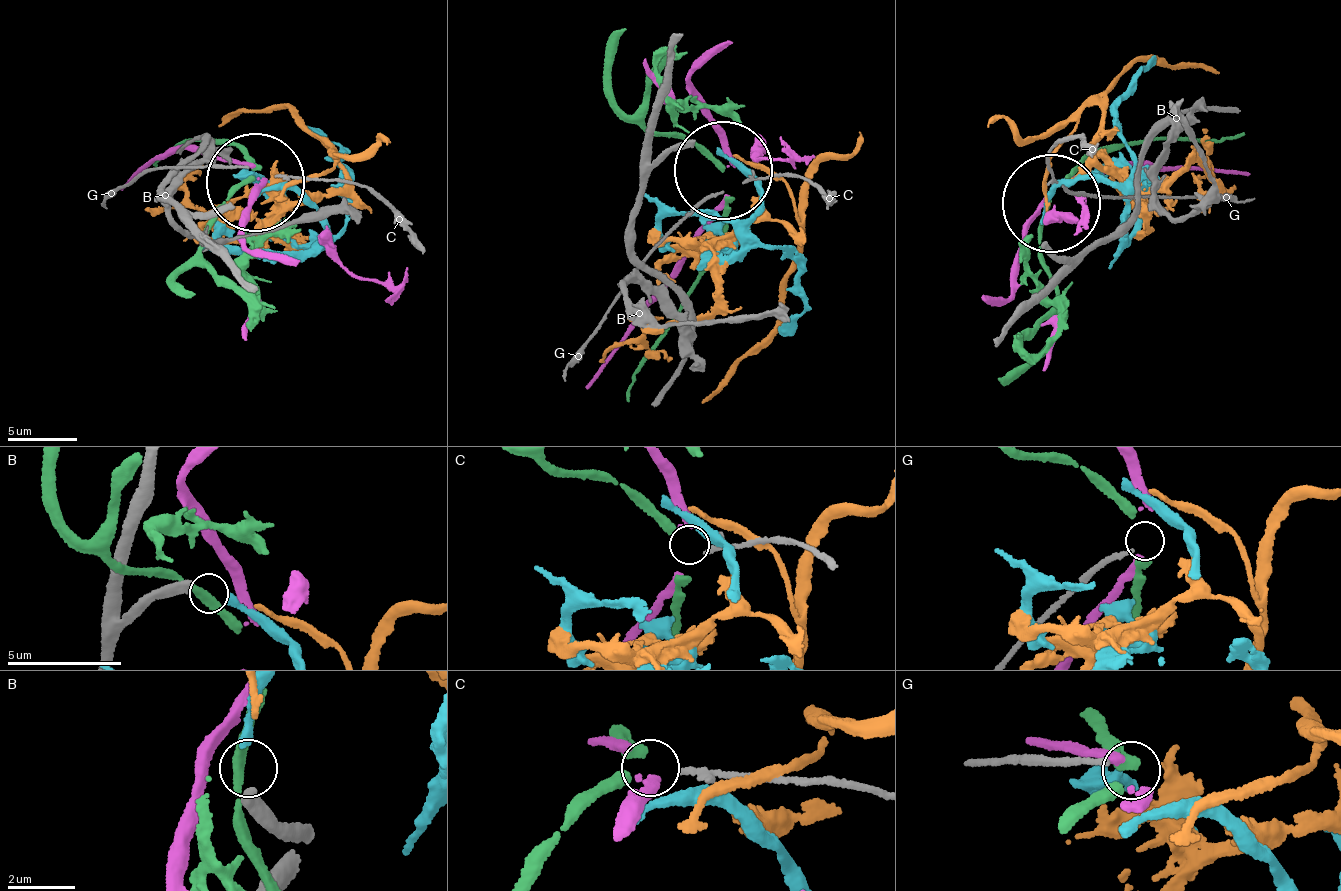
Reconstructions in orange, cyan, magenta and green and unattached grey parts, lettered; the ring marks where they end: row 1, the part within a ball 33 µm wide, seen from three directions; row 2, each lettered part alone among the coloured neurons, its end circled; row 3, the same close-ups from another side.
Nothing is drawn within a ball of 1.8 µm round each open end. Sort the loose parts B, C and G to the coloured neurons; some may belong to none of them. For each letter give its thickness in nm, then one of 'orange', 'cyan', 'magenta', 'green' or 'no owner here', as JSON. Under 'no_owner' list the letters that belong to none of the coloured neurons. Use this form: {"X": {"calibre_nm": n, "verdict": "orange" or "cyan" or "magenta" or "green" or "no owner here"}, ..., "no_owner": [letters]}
{"B": {"calibre_nm": 440, "verdict": "cyan"}, "C": {"calibre_nm": 180, "verdict": "green"}, "G": {"calibre_nm": 160, "verdict": "no owner here"}, "no_owner": ["G"]}

